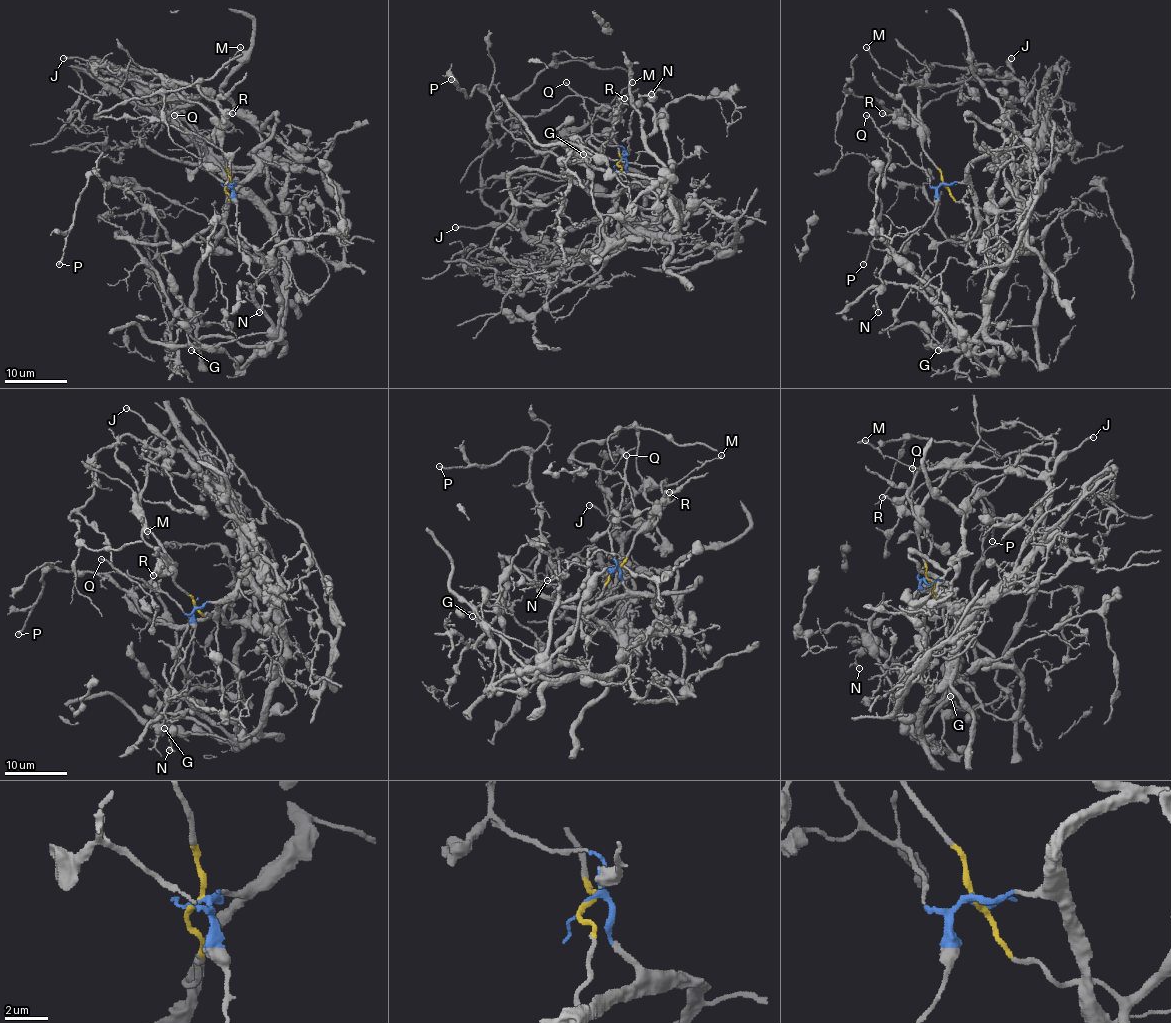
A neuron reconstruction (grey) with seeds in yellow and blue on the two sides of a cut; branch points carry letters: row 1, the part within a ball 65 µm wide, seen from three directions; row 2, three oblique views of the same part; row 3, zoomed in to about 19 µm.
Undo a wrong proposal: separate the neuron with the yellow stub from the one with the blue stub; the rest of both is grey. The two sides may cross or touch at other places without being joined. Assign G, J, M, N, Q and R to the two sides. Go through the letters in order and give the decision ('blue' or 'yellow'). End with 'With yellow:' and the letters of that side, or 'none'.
G: yellow
J: yellow
M: yellow
N: blue
Q: blue
R: yellow
With yellow: G, J, M, R

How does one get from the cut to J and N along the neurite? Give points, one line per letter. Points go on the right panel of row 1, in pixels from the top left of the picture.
J: (945, 185), (940, 169), (923, 149), (918, 90), (922, 87), (1006, 79), (1012, 74), (1012, 59)
N: (945, 185), (937, 189), (934, 213), (881, 270), (883, 290), (875, 298), (878, 312)

